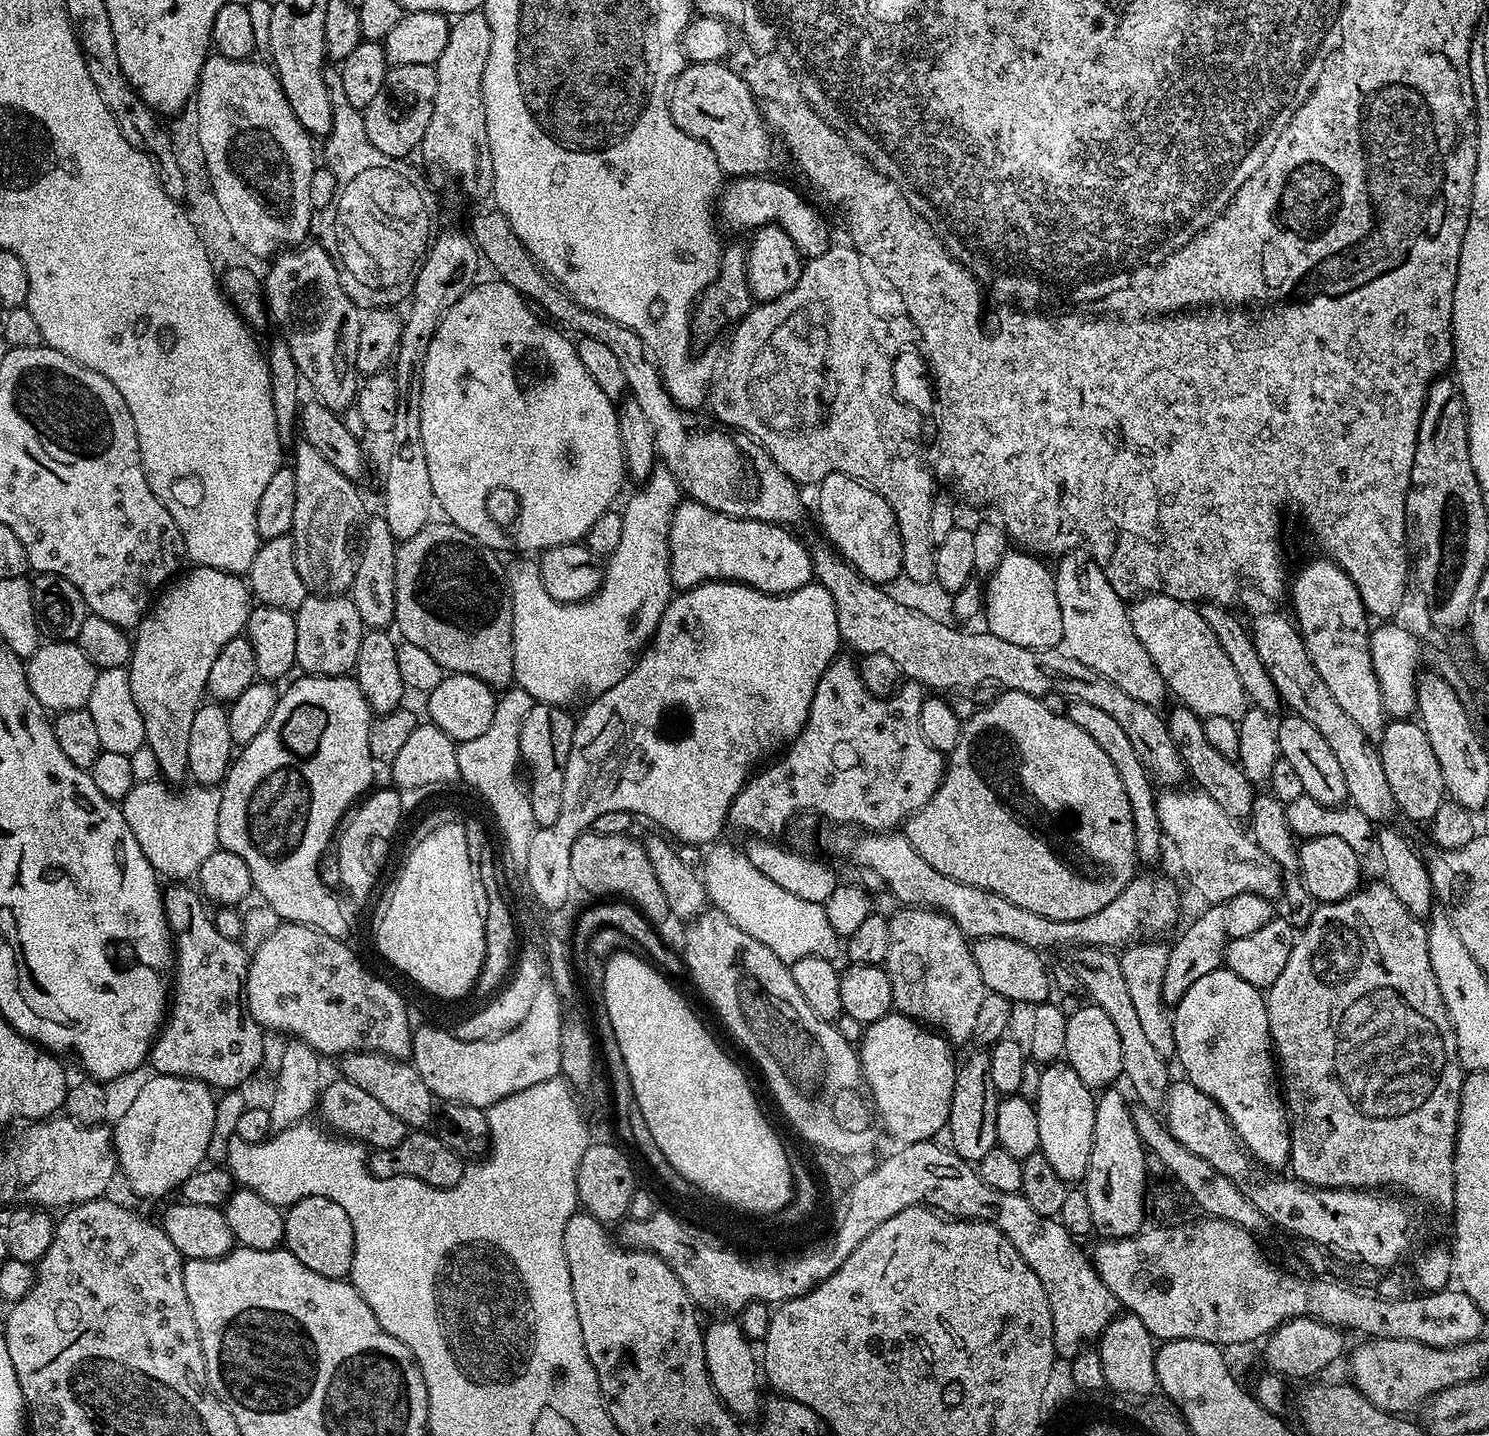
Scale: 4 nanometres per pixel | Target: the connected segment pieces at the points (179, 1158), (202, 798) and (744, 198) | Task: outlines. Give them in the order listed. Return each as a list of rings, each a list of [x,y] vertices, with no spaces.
[[[149,1075],[149,1080],[136,1092],[136,1097],[128,1104],[128,1109],[114,1124],[112,1144],[116,1148],[116,1163],[122,1173],[122,1180],[132,1187],[136,1196],[164,1196],[179,1189],[205,1163],[204,1155],[212,1144],[216,1132],[216,1100],[213,1089],[201,1080],[191,1080],[185,1076]]]
[[[164,782],[136,783],[126,794],[126,798],[119,801],[120,813],[126,818],[126,826],[138,838],[138,846],[142,846],[142,854],[150,862],[150,866],[161,877],[169,876],[172,882],[188,882],[199,873],[202,862],[210,858],[220,847],[218,838],[218,806],[222,806],[222,794],[216,786],[191,786],[181,796],[171,796],[169,785]]]
[[[767,175],[738,176],[727,181],[726,187],[718,197],[718,220],[721,225],[733,228],[736,232],[755,230],[767,224],[778,225],[794,242],[801,257],[813,260],[833,243],[828,224],[791,188],[780,180],[767,180]]]

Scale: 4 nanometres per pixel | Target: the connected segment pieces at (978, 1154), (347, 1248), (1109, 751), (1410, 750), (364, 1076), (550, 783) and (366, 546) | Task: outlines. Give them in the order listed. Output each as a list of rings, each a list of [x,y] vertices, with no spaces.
[[[976,1050],[976,1053],[965,1064],[963,1061],[956,1070],[954,1098],[948,1115],[946,1136],[952,1139],[950,1141],[952,1151],[969,1162],[978,1162],[982,1158],[986,1158],[986,1154],[990,1154],[990,1150],[997,1147],[996,1110],[990,1104],[988,1108],[989,1070],[990,1058],[988,1052],[984,1050]]]
[[[304,1196],[284,1212],[283,1247],[302,1262],[310,1266],[314,1274],[322,1274],[335,1280],[345,1279],[352,1271],[354,1258],[354,1226],[350,1226],[350,1217],[346,1210],[325,1196]]]
[[[1071,701],[1067,705],[1066,715],[1070,718],[1070,722],[1074,722],[1074,726],[1082,726],[1082,730],[1086,730],[1086,734],[1090,734],[1090,738],[1094,738],[1094,742],[1098,742],[1098,746],[1102,746],[1107,757],[1114,762],[1115,769],[1121,775],[1122,785],[1125,786],[1126,798],[1129,799],[1132,807],[1136,855],[1143,863],[1144,860],[1148,864],[1154,863],[1160,856],[1160,840],[1162,841],[1160,819],[1156,809],[1158,792],[1152,777],[1142,766],[1138,754],[1134,754],[1134,746],[1130,746],[1130,738],[1126,738],[1126,730],[1122,730],[1116,719],[1110,718],[1110,714],[1104,713],[1100,707],[1090,706],[1090,702]]]
[[[1412,718],[1393,719],[1385,723],[1384,733],[1378,737],[1378,747],[1397,809],[1412,820],[1432,821],[1446,800],[1446,793],[1442,782],[1442,766],[1424,729]]]
[[[350,1052],[339,1064],[339,1075],[343,1079],[362,1086],[366,1094],[378,1098],[378,1102],[382,1102],[382,1106],[386,1106],[390,1114],[398,1114],[398,1118],[402,1118],[402,1122],[407,1124],[409,1129],[424,1130],[433,1123],[433,1094],[411,1063],[395,1056],[383,1056],[381,1052]]]
[[[535,703],[522,724],[520,760],[528,767],[526,793],[537,825],[541,828],[554,826],[562,810],[562,781],[566,779],[566,758],[570,758],[572,735],[576,729],[574,716],[567,707],[559,704]]]
[[[382,514],[370,517],[368,525],[366,524],[367,520],[362,528],[364,541],[361,544],[359,541],[358,555],[355,557],[356,569],[350,589],[350,599],[354,602],[354,606],[358,606],[358,614],[369,629],[384,630],[396,619],[394,566],[398,542],[390,534],[390,526],[386,526],[386,518]]]

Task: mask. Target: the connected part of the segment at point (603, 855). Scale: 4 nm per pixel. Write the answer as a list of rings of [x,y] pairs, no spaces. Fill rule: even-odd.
[[[591,830],[582,832],[570,850],[570,874],[572,880],[583,885],[592,898],[620,896],[616,898],[632,904],[649,922],[660,926],[660,923],[666,918],[669,919],[670,916],[666,894],[662,894],[662,886],[654,875],[654,866],[650,866],[648,851],[644,849],[644,845],[639,839],[636,841],[631,838],[632,836],[628,834],[615,836],[614,834],[596,834]]]

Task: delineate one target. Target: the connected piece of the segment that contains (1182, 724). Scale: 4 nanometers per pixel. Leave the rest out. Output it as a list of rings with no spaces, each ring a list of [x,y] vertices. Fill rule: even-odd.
[[[1176,706],[1172,713],[1167,713],[1170,738],[1176,743],[1180,757],[1184,763],[1184,771],[1193,780],[1195,787],[1205,792],[1228,816],[1229,820],[1244,822],[1252,815],[1252,803],[1255,802],[1258,792],[1252,781],[1240,769],[1239,763],[1233,757],[1218,754],[1214,746],[1210,746],[1210,738],[1204,733],[1204,721],[1190,709]]]

